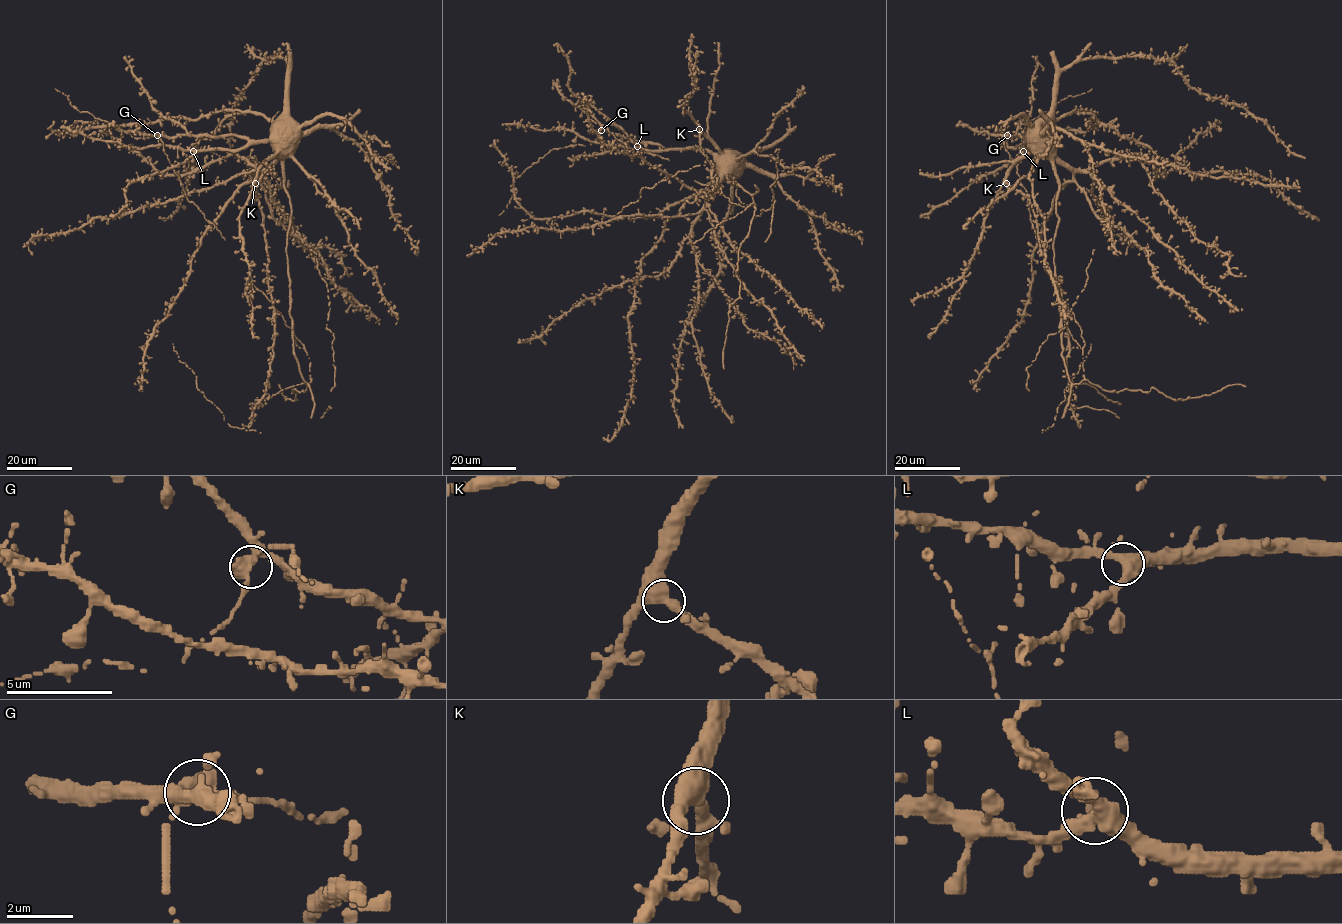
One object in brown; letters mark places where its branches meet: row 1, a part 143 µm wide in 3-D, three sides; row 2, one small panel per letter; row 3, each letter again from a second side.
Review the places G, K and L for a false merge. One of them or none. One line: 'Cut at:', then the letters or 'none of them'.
Cut at: none of them

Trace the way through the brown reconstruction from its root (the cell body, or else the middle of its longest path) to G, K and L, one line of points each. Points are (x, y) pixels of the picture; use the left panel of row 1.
G: (271, 157), (277, 151), (277, 146), (270, 142), (234, 135), (157, 135)
K: (271, 157), (259, 169), (255, 183)
L: (271, 157), (277, 151), (277, 146), (270, 142), (249, 142), (235, 150), (193, 151)

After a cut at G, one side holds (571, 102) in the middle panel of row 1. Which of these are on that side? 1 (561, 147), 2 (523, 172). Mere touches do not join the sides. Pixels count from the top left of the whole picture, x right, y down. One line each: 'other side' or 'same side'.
1: other side
2: other side

